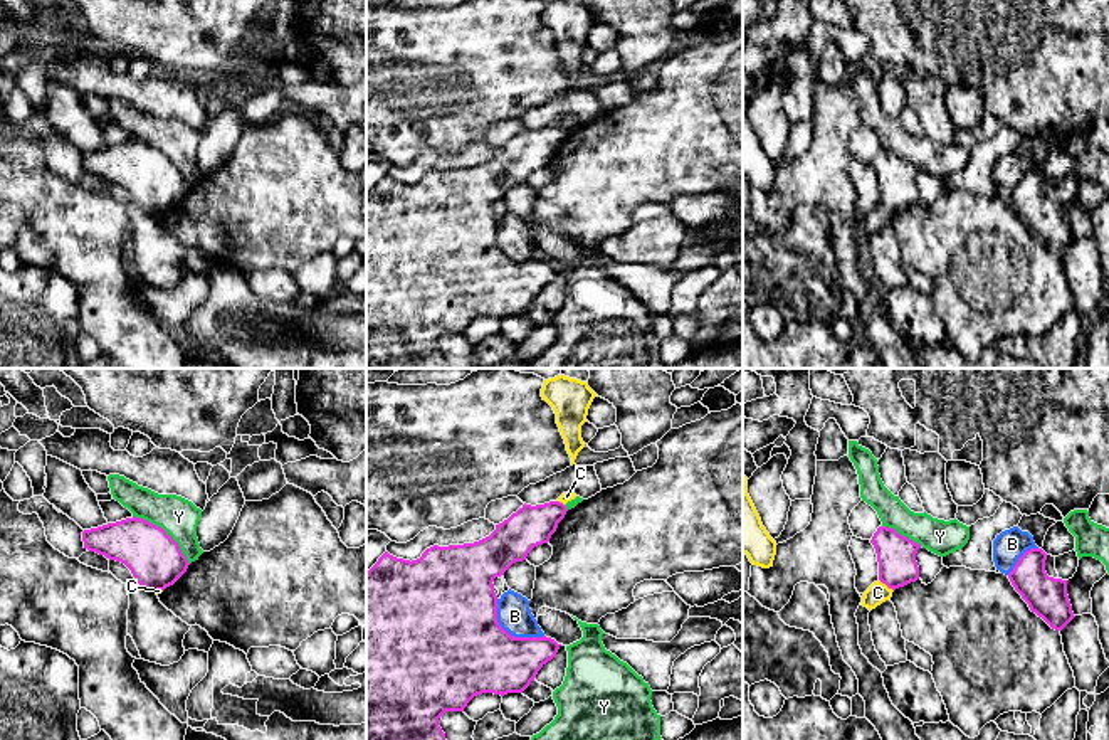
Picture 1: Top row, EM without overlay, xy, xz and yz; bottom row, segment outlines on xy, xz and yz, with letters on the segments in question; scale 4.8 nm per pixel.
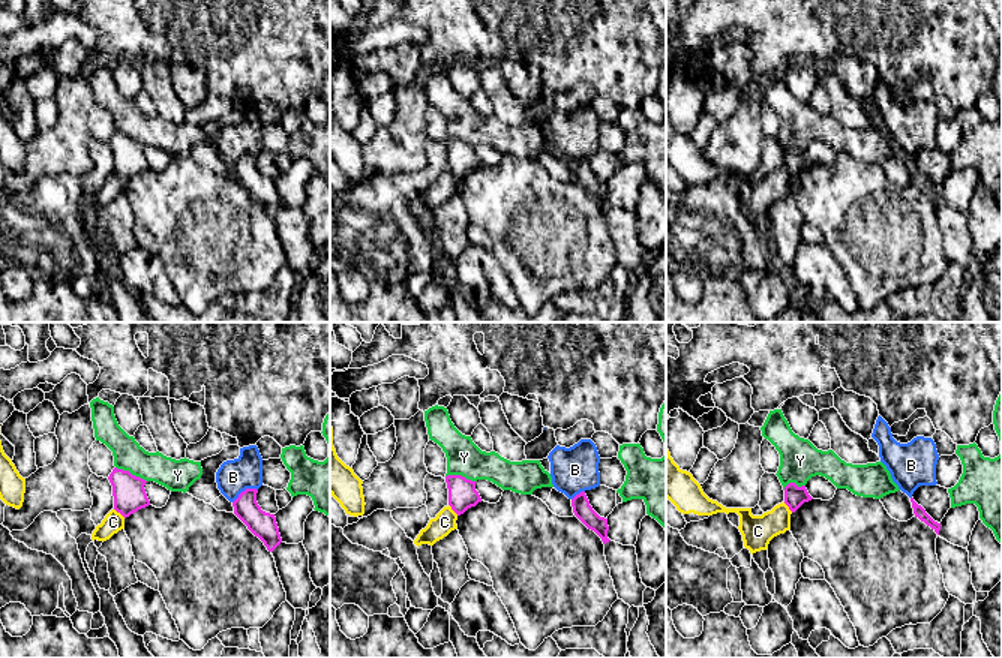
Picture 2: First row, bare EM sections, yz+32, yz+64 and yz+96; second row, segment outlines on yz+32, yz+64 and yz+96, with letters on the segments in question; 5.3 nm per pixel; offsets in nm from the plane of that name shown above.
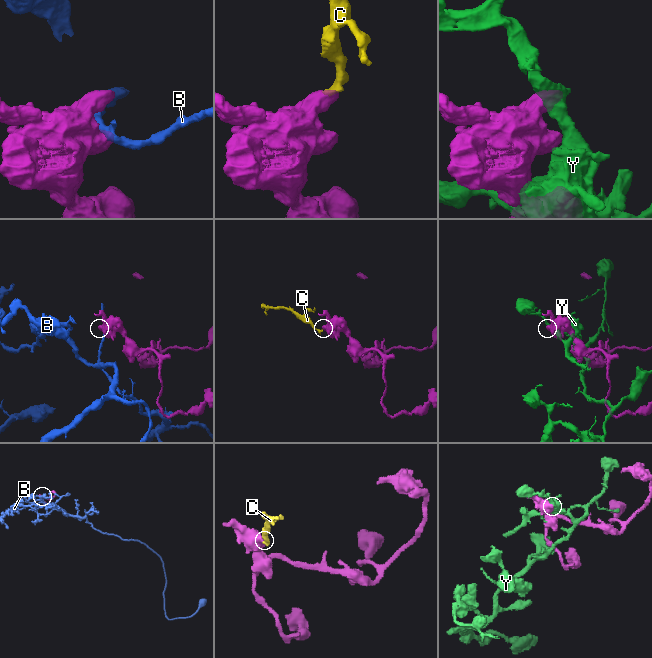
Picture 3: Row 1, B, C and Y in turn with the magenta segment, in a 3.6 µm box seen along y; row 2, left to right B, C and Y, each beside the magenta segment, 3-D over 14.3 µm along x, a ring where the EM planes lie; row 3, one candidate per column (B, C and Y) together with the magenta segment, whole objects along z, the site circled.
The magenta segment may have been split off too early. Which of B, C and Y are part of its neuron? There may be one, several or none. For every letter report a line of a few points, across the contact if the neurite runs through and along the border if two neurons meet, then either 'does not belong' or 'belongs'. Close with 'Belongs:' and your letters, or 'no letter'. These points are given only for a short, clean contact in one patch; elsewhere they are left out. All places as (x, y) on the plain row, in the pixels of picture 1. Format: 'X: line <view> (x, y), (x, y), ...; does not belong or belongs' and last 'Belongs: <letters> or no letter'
B: does not belong
C: line yz (879, 202), (893, 214); does not belong
Y: does not belong
Belongs: no letter

